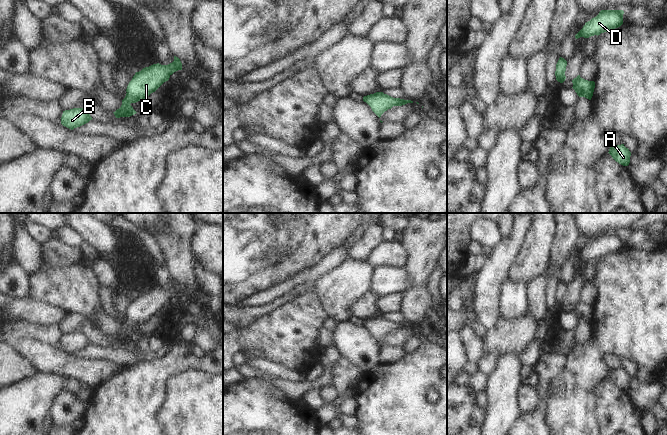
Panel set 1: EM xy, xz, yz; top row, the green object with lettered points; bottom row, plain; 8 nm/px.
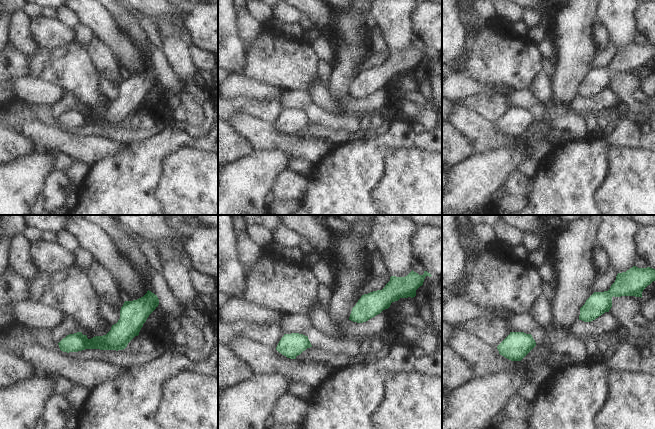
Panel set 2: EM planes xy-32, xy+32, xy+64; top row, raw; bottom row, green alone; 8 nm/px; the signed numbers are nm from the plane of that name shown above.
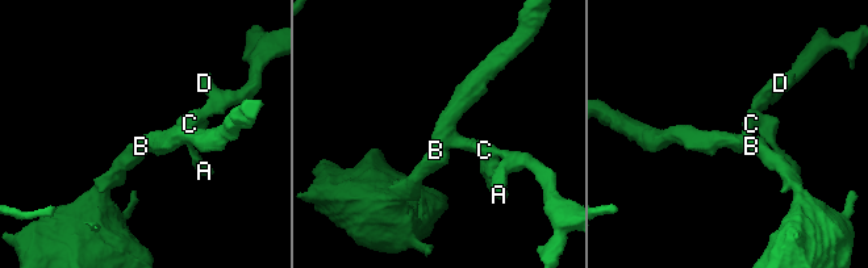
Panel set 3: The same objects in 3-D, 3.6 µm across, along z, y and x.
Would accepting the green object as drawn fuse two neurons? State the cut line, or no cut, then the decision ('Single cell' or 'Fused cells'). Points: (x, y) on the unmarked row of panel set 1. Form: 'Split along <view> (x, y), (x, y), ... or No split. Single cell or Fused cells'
No split. Single cell.

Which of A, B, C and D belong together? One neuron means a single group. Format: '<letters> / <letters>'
A B C D

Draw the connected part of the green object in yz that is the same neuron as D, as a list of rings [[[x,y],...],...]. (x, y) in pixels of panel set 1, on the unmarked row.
[[[601,234],[596,241],[585,247],[575,262],[598,260],[608,254],[618,252],[623,248],[623,238],[623,234]]]

